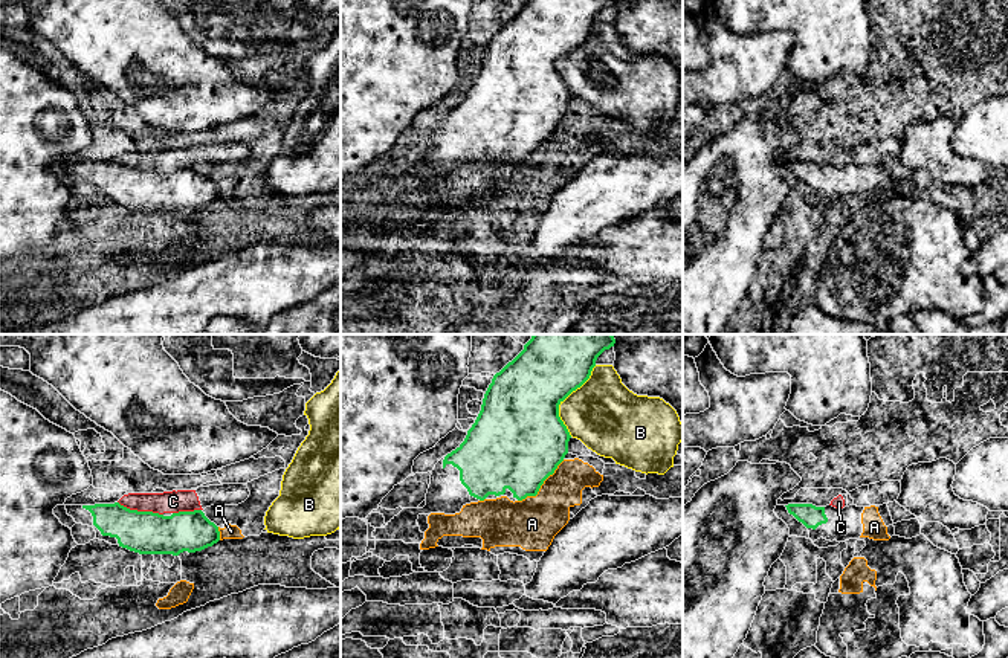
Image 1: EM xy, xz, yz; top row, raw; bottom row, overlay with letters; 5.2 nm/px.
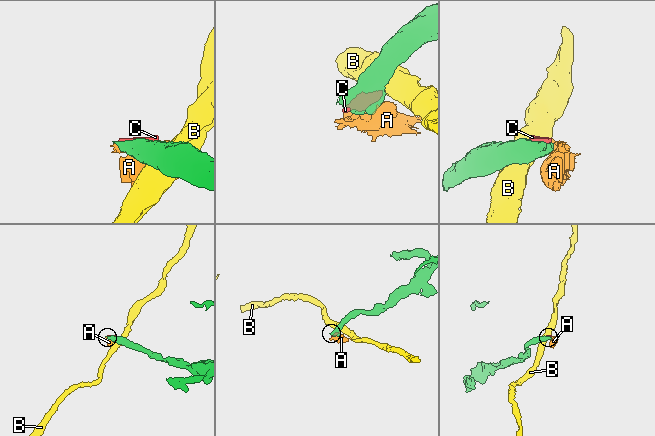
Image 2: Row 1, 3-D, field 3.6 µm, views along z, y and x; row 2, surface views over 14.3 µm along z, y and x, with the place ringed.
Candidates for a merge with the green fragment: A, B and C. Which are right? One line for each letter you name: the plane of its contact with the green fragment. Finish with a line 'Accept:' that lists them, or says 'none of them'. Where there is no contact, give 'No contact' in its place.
Accept: none of them

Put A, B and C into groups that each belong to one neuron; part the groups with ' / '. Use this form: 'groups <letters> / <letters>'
groups A / B / C

